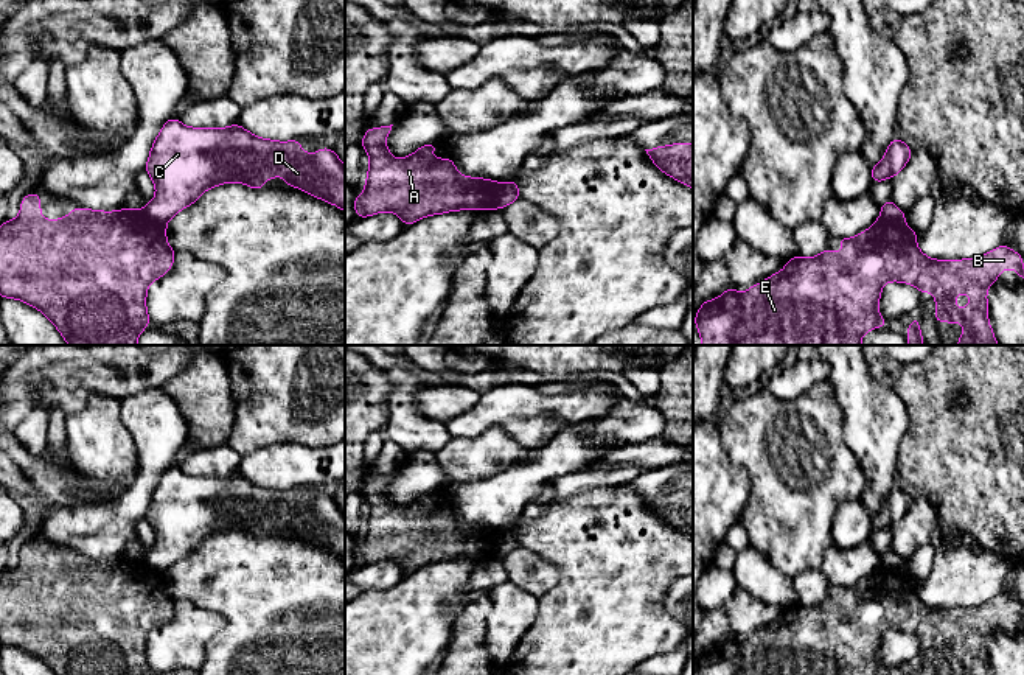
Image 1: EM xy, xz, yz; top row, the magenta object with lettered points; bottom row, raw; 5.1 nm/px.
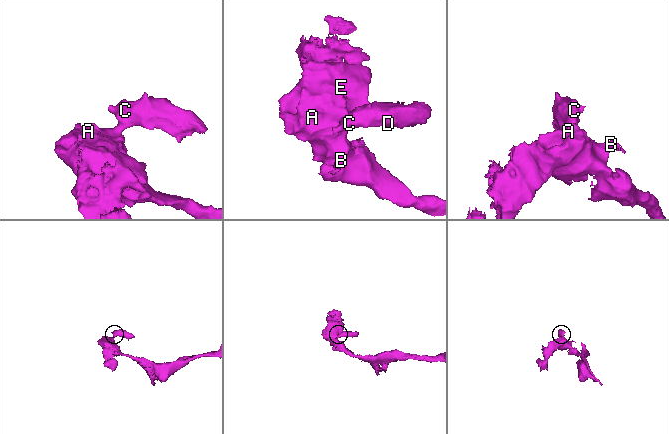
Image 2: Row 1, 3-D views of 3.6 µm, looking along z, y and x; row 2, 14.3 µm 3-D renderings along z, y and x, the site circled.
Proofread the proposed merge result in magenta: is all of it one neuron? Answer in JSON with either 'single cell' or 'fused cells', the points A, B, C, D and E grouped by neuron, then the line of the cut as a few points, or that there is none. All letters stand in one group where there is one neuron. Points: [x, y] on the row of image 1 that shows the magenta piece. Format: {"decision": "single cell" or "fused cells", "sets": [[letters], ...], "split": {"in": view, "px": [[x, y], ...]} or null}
{"decision": "fused cells", "sets": [["A", "B", "E"], ["C", "D"]], "split": {"in": "xy", "px": [[143, 209], [151, 218], [165, 226]]}}

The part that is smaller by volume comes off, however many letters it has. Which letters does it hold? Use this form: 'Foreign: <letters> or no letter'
Foreign: C, D

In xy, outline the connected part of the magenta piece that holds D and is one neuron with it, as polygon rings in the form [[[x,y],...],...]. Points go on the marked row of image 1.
[[[174,117],[158,132],[145,170],[157,191],[143,210],[163,226],[182,208],[194,204],[208,188],[239,182],[259,190],[266,179],[278,176],[286,179],[287,187],[297,187],[345,212],[345,166],[333,149],[322,148],[315,154],[308,154],[301,149],[298,138],[275,142],[255,137],[238,123],[219,129],[188,128]]]

